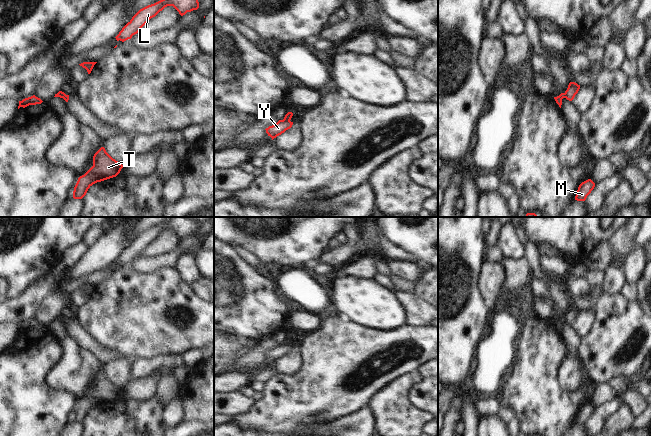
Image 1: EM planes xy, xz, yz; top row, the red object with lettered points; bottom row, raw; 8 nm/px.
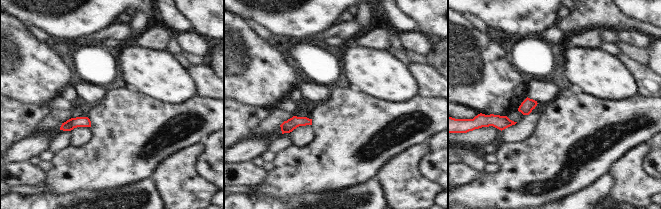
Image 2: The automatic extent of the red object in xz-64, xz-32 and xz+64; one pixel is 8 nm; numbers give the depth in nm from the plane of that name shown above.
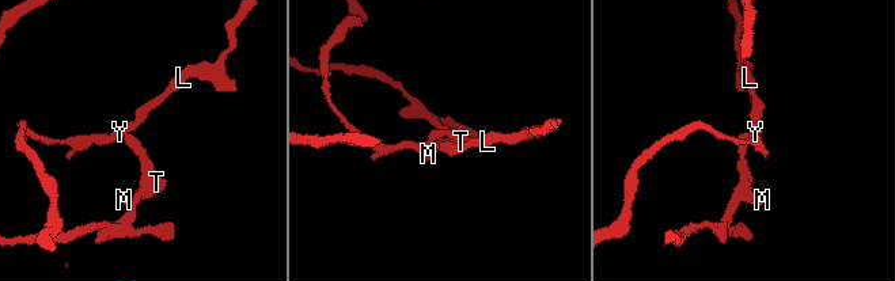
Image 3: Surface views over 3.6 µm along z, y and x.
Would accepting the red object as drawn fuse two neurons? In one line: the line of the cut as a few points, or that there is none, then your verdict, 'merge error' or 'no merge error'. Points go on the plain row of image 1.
cut yz (563, 317), (565, 321); merge error

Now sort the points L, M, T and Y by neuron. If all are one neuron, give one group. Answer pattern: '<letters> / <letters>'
L Y / M T

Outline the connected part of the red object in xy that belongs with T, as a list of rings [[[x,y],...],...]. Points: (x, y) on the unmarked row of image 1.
[[[101,371],[93,380],[93,390],[78,402],[73,422],[82,423],[93,408],[116,401],[123,391]]]

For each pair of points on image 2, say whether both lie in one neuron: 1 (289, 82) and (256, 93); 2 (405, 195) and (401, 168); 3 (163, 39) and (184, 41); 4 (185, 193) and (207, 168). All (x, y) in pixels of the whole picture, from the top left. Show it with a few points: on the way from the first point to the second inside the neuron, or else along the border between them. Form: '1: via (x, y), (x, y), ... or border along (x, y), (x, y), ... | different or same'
1: via (281, 82), (267, 82), (264, 85) | same
2: via (404, 188), (402, 175) | same
3: border along (178, 33), (175, 36) | different
4: border along (204, 151), (198, 162), (198, 171), (213, 183) | different

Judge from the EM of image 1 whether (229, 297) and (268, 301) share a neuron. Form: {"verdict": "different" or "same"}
{"verdict": "same"}

